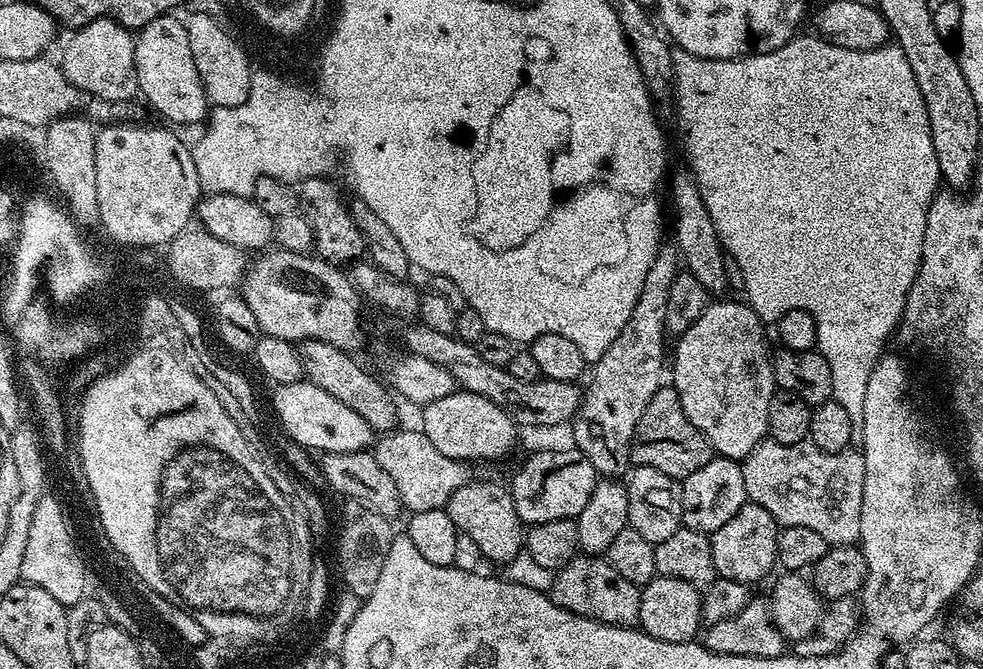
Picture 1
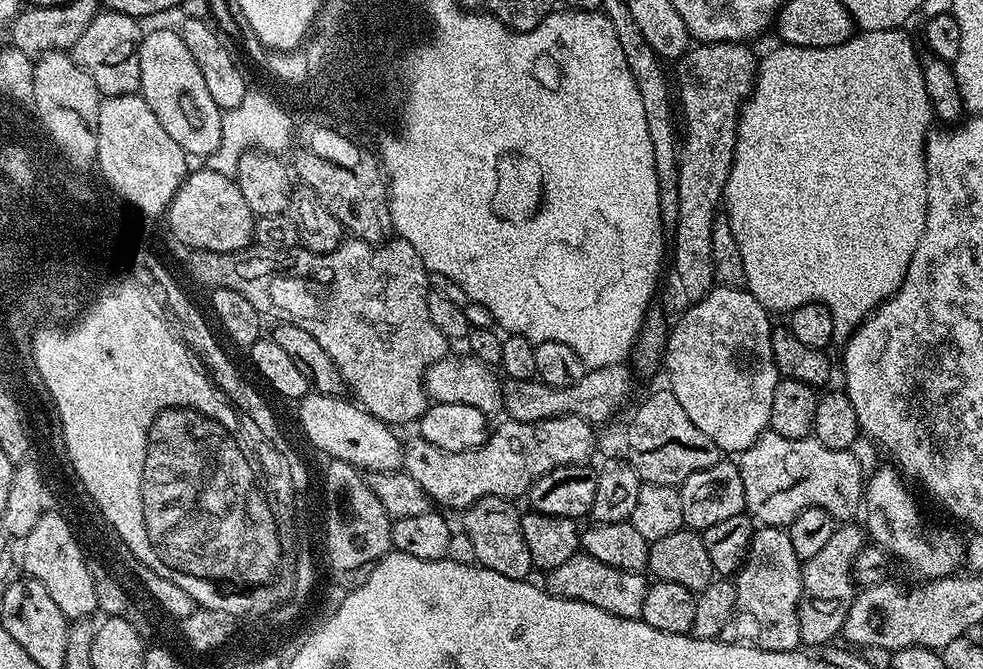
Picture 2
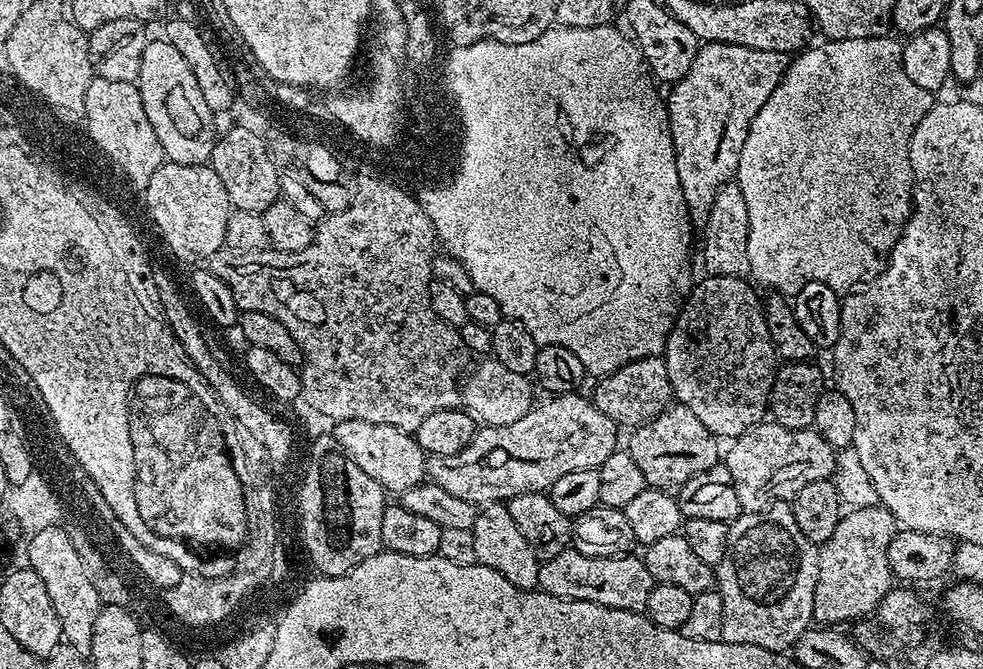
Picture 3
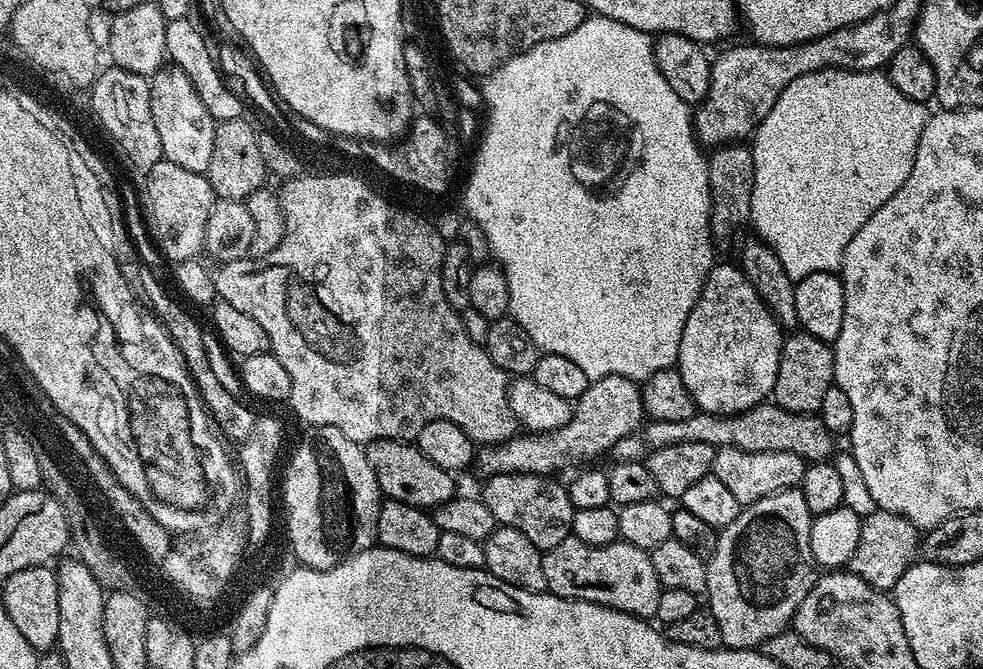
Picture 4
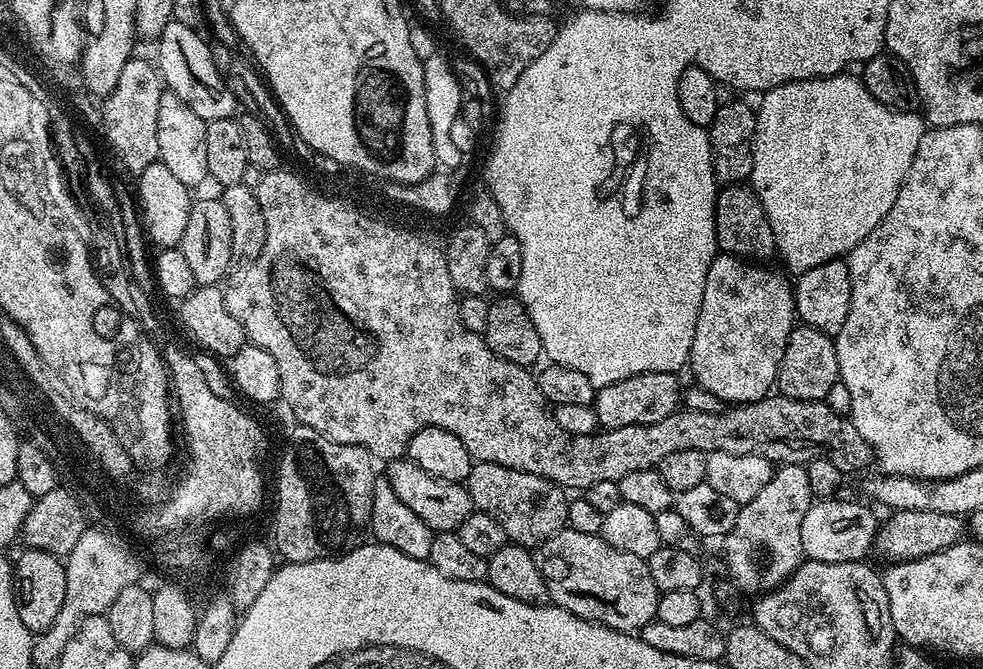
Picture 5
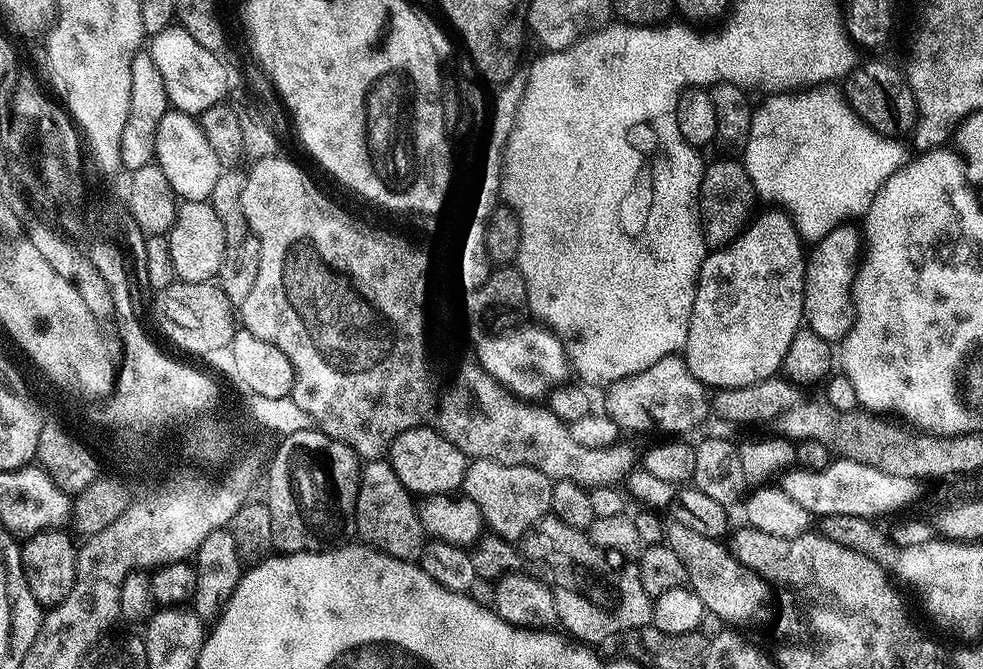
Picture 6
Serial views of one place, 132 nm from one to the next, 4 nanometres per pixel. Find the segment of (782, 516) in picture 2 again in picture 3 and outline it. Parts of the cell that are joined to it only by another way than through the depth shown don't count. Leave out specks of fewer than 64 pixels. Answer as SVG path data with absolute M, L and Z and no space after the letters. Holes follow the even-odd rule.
M765 418L729 444L732 445L729 448L727 445L722 462L730 470L734 494L738 494L744 512L761 512L778 500L791 501L802 486L827 480L835 470L837 449L831 448L812 428L790 430L771 418Z

